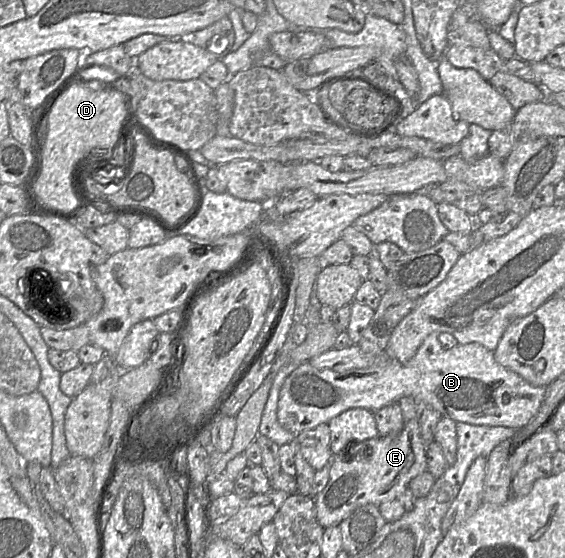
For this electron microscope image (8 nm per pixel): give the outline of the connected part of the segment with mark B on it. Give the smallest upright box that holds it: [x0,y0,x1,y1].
[277,333,545,435]

